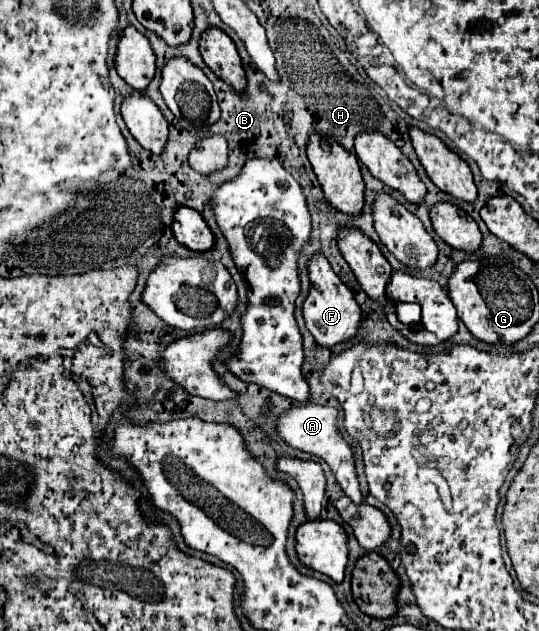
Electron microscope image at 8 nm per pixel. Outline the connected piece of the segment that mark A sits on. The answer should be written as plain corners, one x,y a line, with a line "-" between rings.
302,404
298,408
290,408
286,414
282,414
278,418
278,434
292,446
298,450
304,450
308,454
314,454
318,458
322,458
334,472
336,482
342,486
344,494
356,502
362,504
364,496
360,492
360,484
358,484
358,474
356,474
356,464
354,464
354,452
348,446
348,442
342,438
340,430
338,430
338,410
332,406
316,406
316,404

